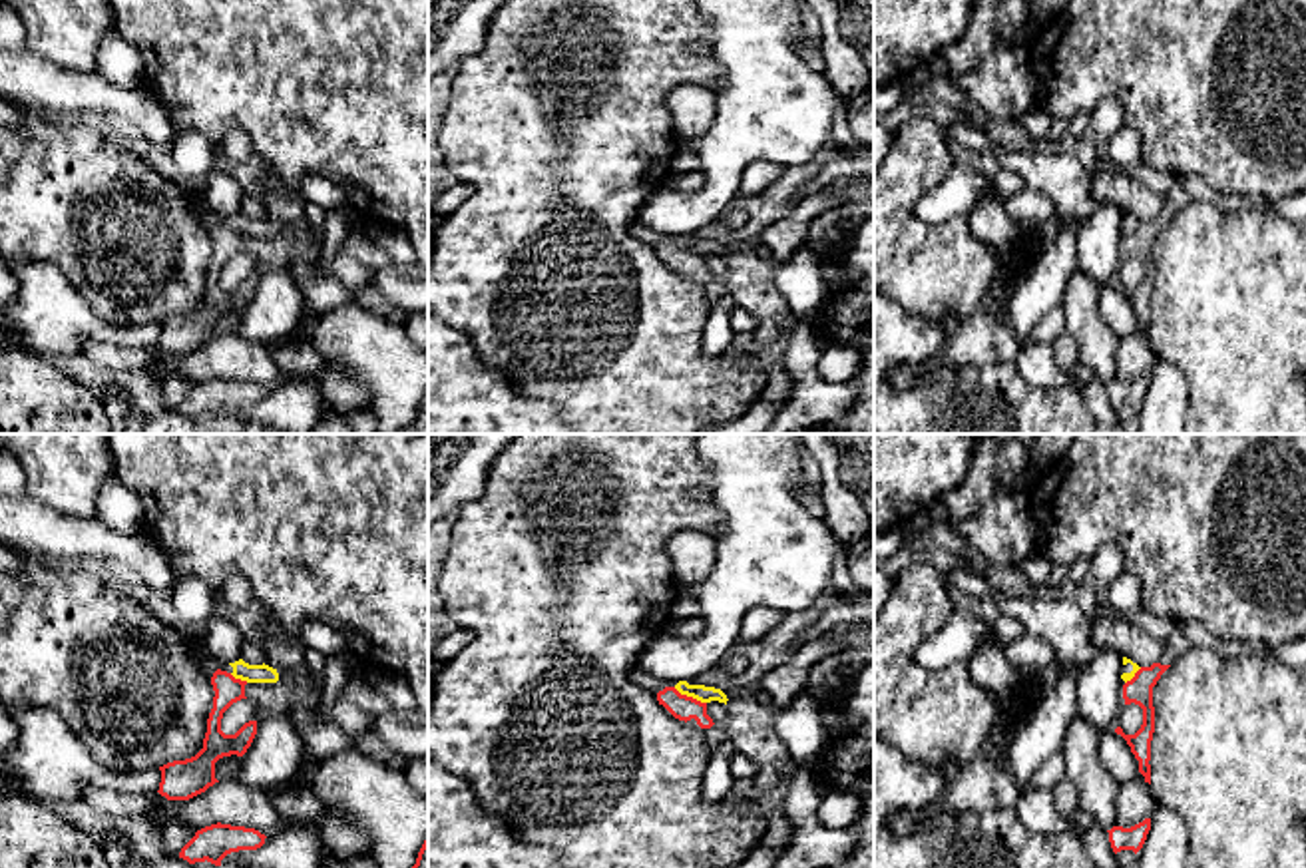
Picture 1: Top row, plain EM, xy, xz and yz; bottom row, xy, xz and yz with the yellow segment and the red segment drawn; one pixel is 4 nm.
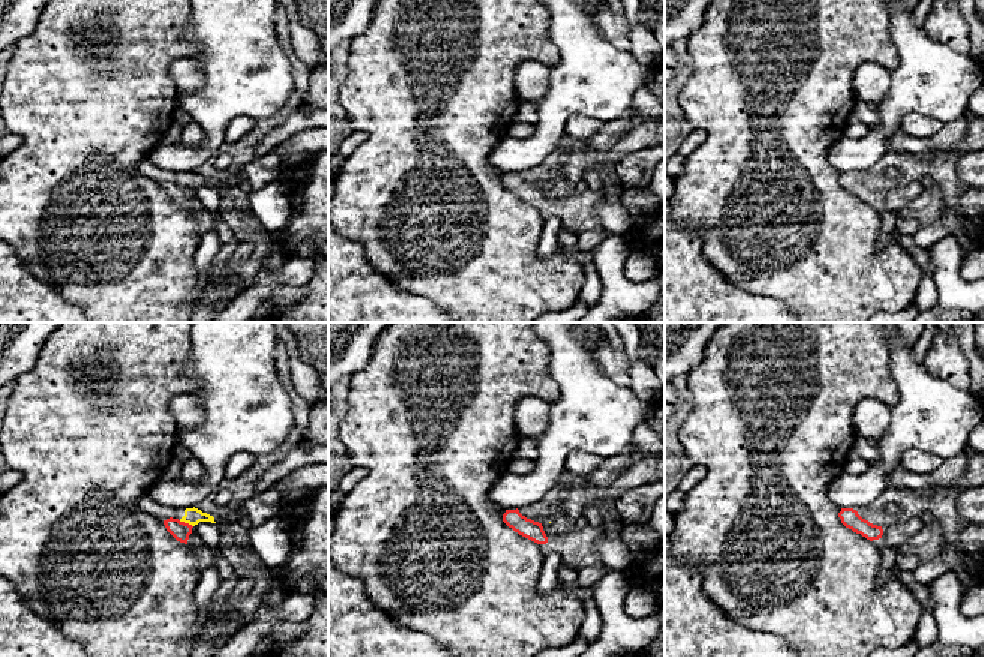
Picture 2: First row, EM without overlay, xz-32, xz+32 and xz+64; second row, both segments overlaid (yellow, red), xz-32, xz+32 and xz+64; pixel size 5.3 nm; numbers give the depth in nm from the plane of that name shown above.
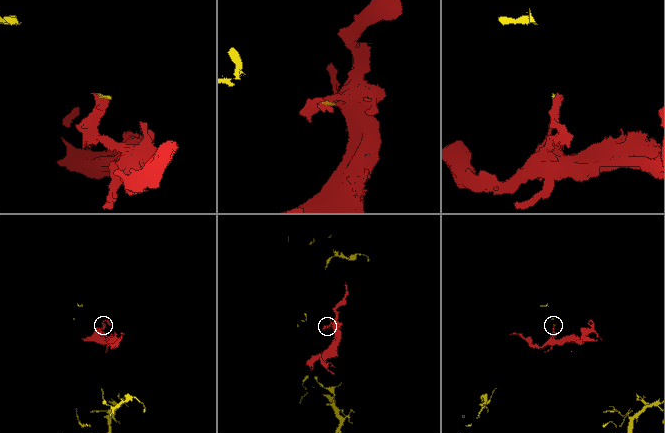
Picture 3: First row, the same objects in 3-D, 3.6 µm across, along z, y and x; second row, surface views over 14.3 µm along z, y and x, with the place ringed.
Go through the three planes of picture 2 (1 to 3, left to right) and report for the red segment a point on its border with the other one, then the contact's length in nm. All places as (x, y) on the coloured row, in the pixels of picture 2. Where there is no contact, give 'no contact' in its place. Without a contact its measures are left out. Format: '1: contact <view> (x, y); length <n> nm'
1: contact xz-32 (186, 522); length 90 nm
2: no contact
3: no contact

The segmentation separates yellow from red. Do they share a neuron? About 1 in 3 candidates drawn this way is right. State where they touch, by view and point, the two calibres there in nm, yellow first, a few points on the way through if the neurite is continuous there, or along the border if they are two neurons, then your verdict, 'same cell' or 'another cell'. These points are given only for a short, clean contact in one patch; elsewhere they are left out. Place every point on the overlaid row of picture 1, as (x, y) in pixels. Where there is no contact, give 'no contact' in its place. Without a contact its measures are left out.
xz (689, 695) | 70/100 nm | along xz (673, 687), (705, 703) | another cell

